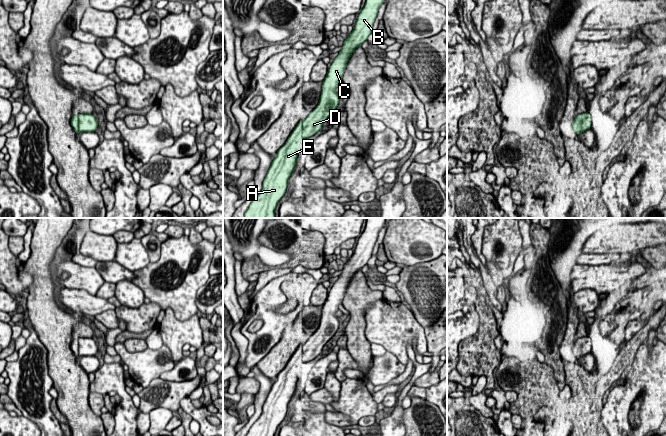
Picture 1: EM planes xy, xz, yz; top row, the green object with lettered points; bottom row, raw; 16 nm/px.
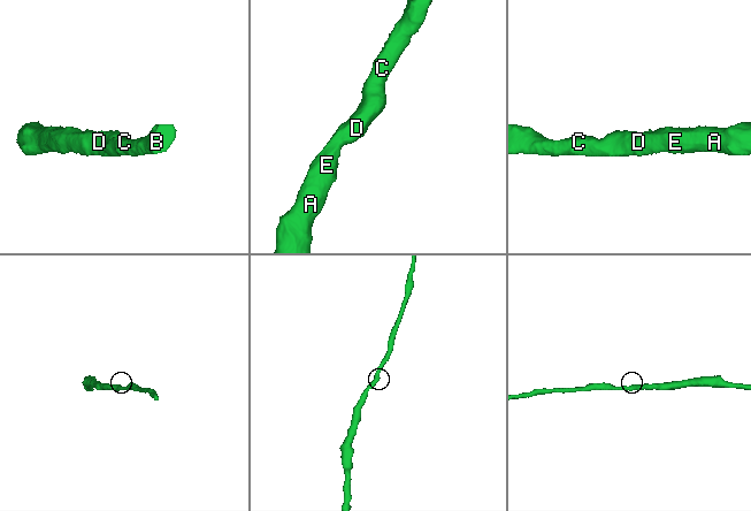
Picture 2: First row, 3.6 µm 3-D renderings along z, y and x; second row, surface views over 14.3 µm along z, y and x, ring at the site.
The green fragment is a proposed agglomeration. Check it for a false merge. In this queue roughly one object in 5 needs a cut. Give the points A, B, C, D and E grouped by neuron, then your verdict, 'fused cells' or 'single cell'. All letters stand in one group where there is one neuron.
groups A B C D E; single cell

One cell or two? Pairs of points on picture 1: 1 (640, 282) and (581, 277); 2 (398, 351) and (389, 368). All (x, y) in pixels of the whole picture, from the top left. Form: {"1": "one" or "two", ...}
{"1": "two", "2": "two"}

